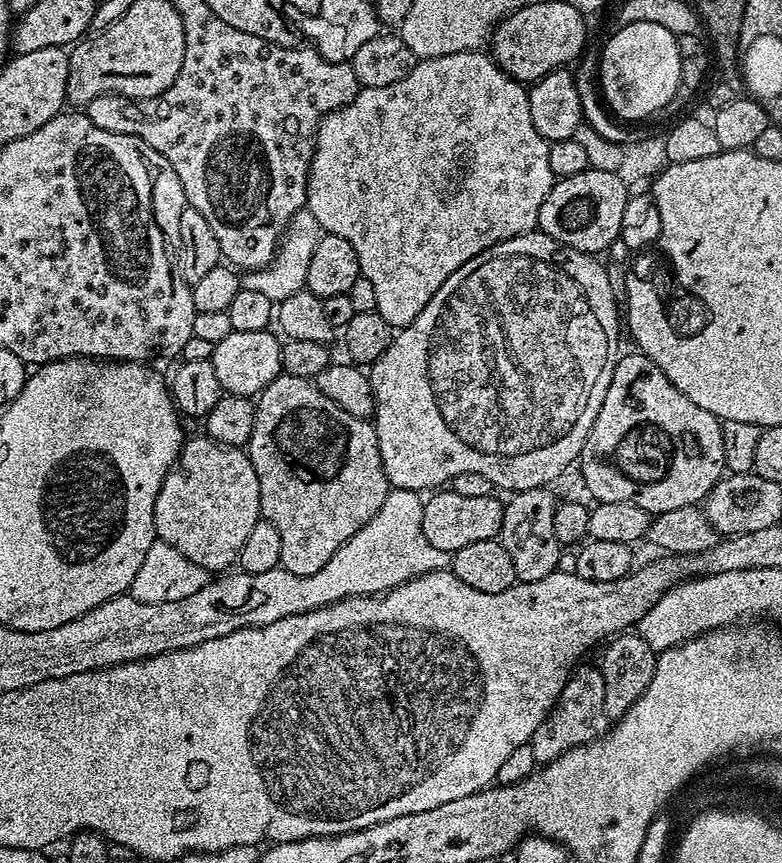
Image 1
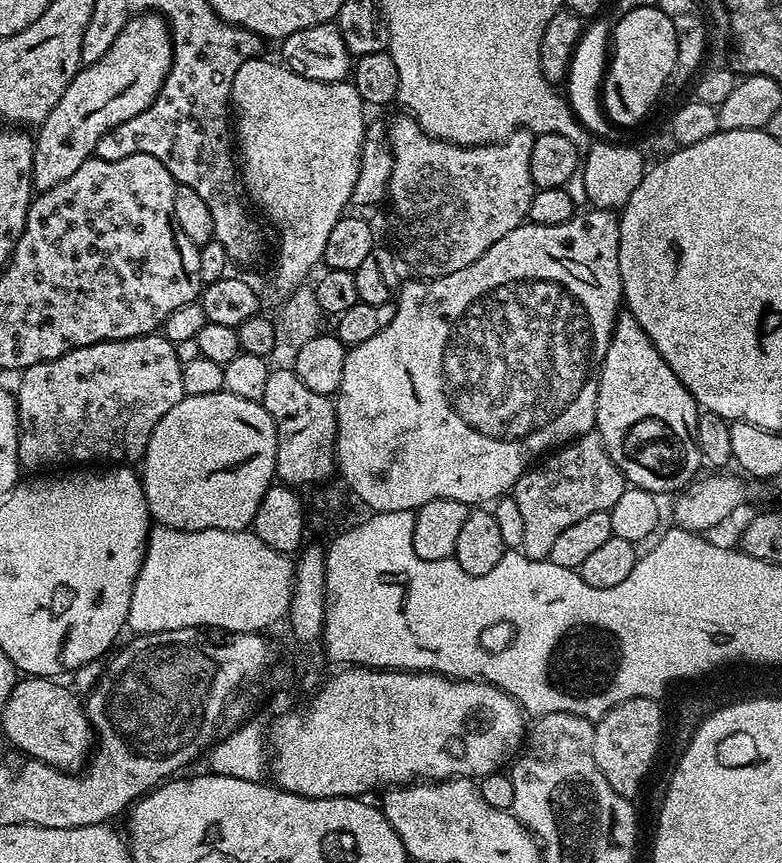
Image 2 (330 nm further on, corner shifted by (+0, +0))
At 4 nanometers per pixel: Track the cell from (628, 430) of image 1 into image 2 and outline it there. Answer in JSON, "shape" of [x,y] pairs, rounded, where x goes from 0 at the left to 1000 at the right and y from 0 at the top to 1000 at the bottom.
{"shape":[[[798,359],[788,367],[783,390],[775,401],[775,415],[767,425],[765,466],[762,467],[761,499],[770,508],[780,531],[795,545],[799,557],[807,564],[831,571],[864,572],[891,555],[898,542],[893,521],[893,484],[895,477],[890,462],[872,447],[872,443],[852,424],[847,410],[831,396],[826,382],[816,378],[807,362]]]}

